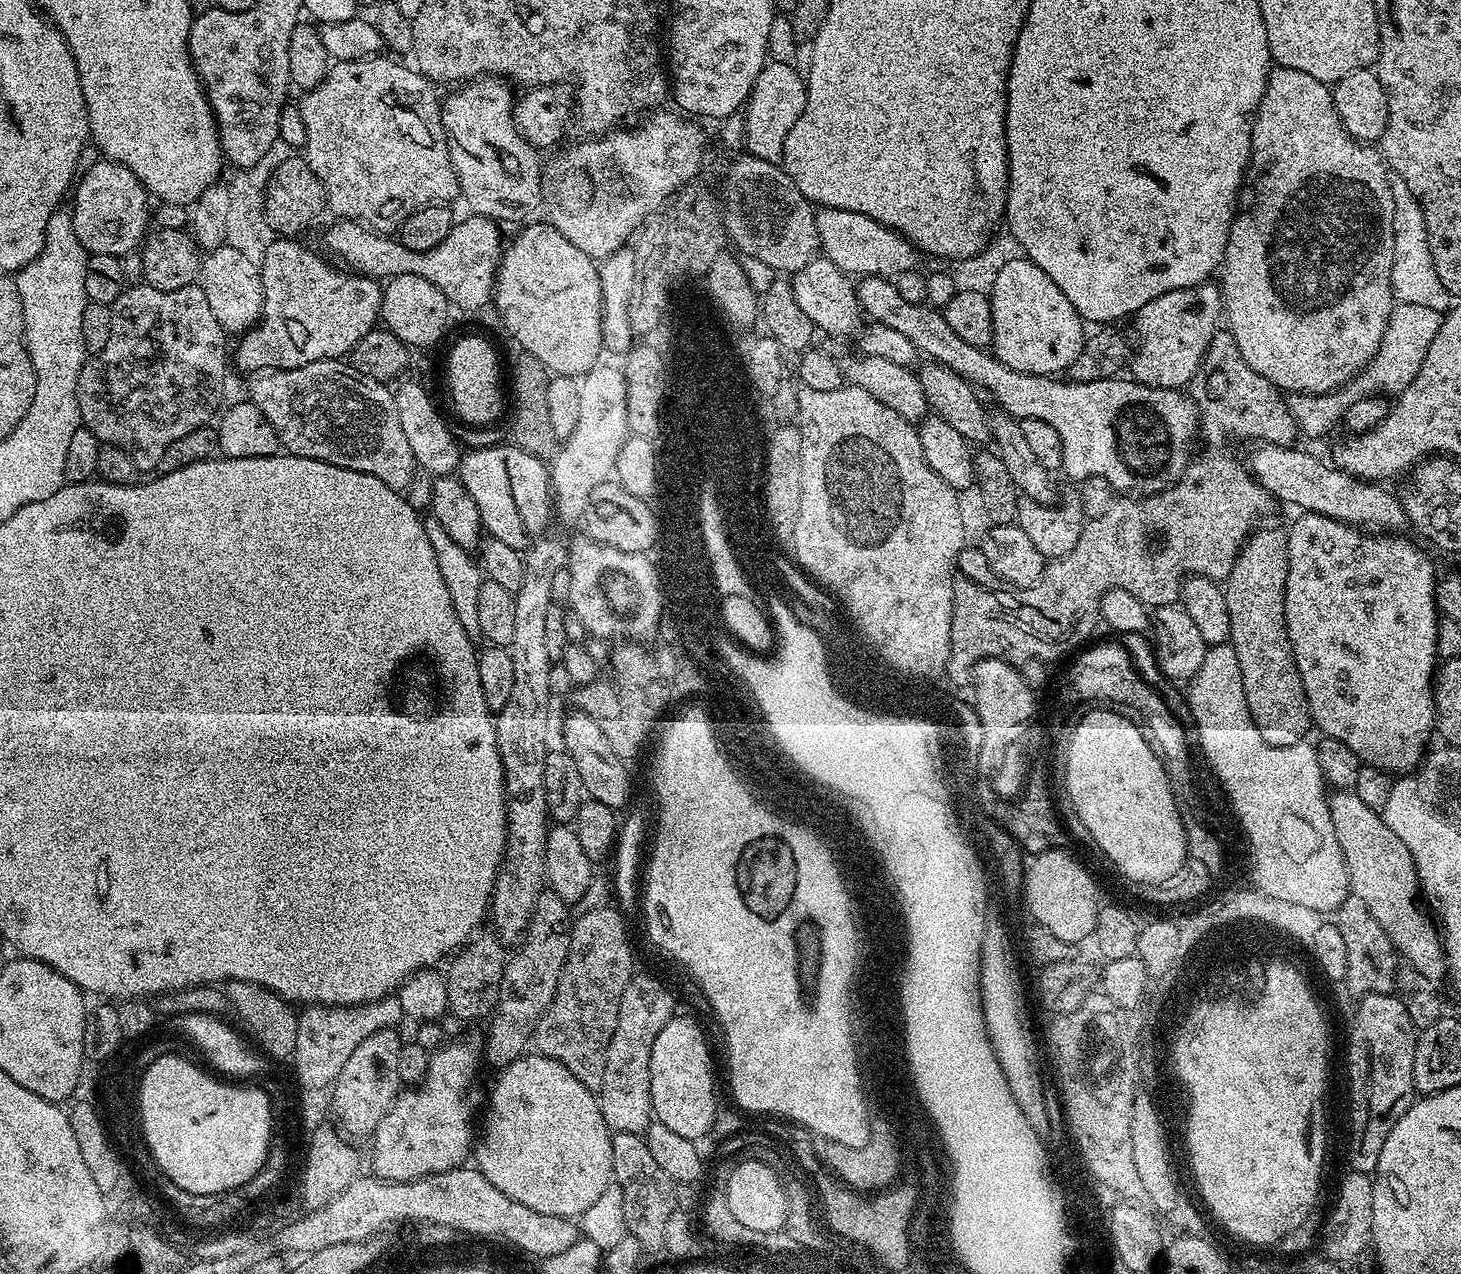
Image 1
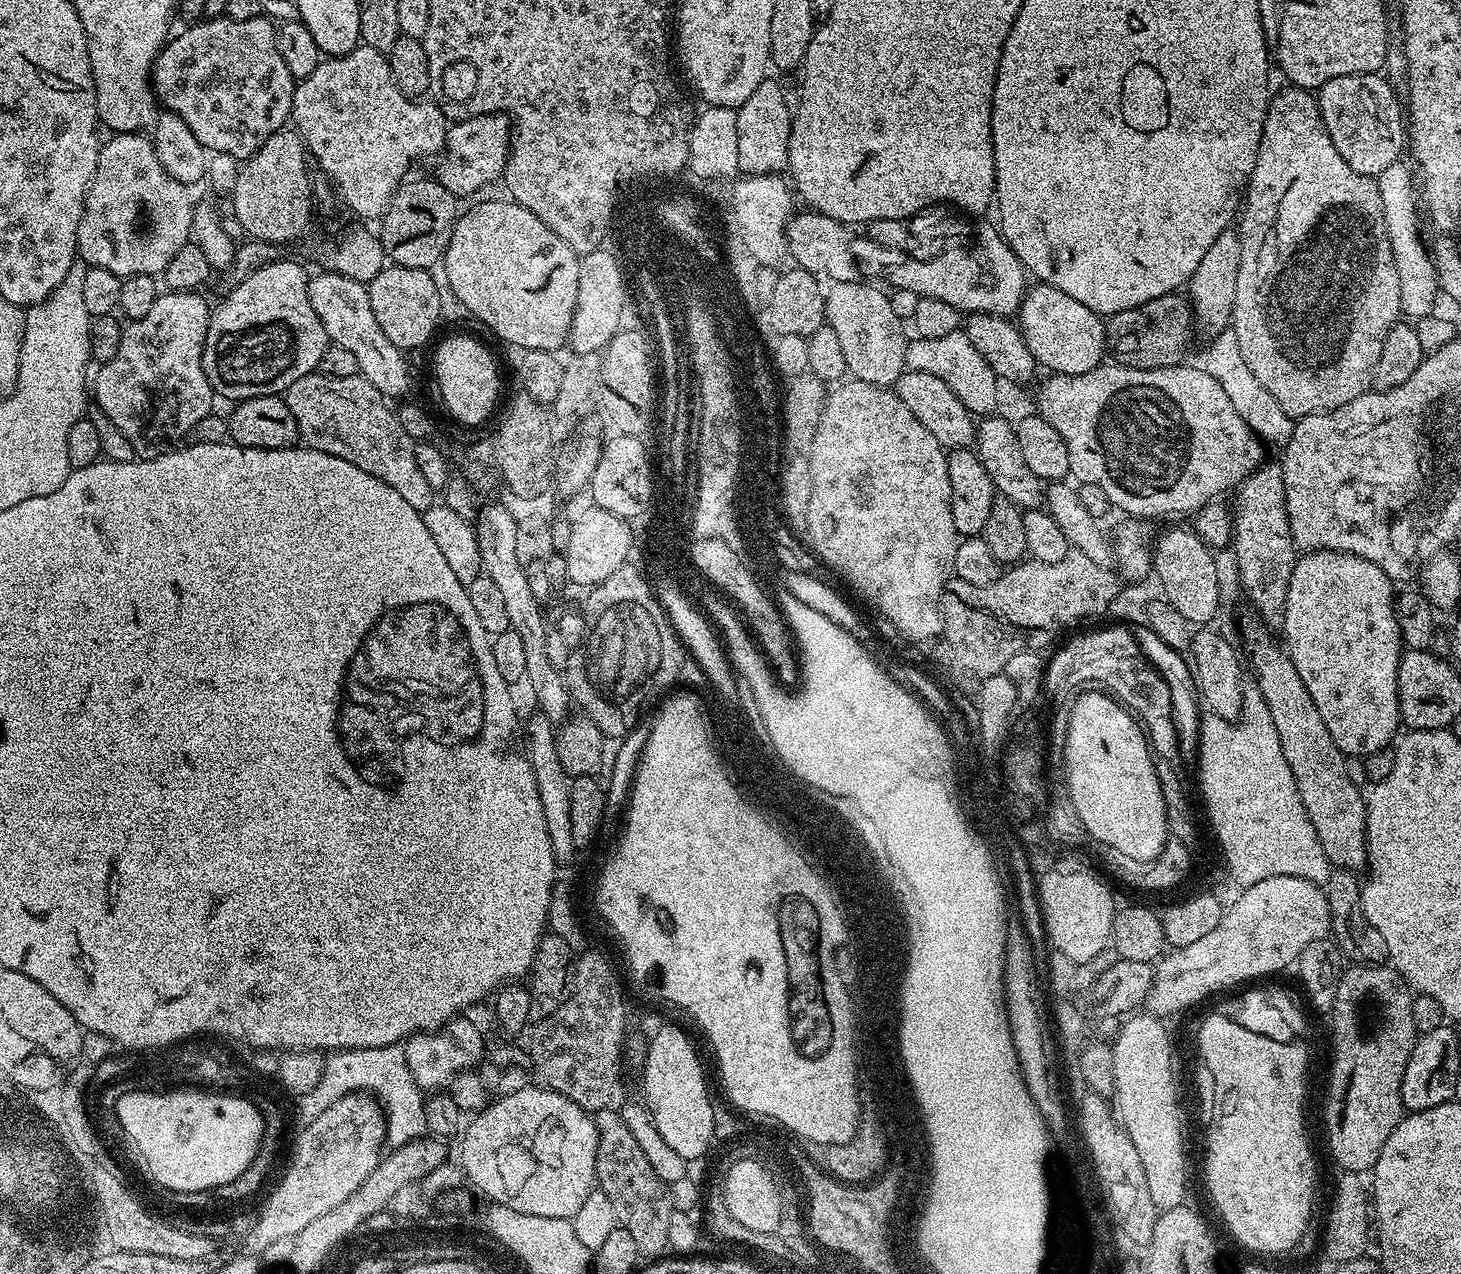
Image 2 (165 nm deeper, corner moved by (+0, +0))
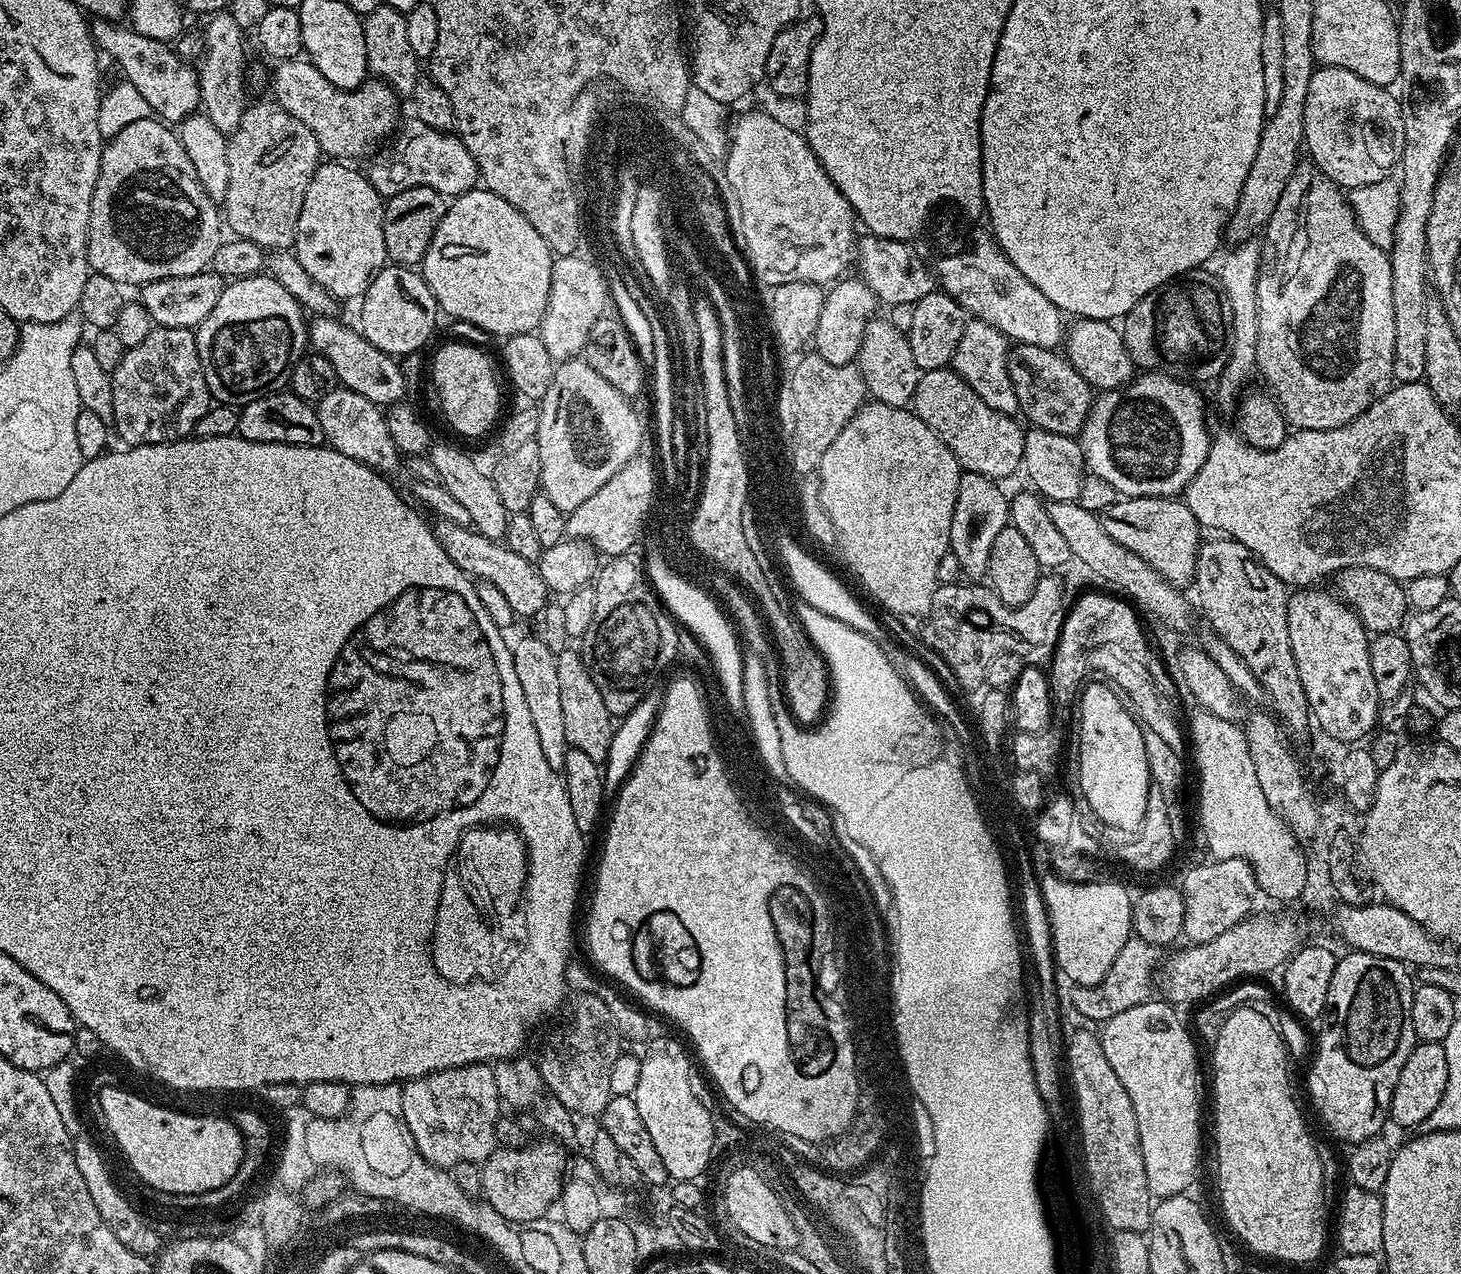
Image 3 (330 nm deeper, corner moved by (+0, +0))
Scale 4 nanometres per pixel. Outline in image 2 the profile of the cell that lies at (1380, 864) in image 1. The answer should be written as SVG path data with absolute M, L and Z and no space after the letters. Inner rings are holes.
M1255 614L1238 624L1238 632L1244 635L1244 648L1248 651L1248 660L1256 671L1254 682L1258 690L1262 690L1262 698L1266 698L1266 706L1270 706L1270 718L1274 718L1274 730L1278 730L1278 742L1282 742L1282 754L1286 758L1286 766L1290 766L1290 774L1294 774L1294 782L1298 786L1298 794L1302 798L1302 806L1306 806L1306 814L1314 826L1314 834L1318 834L1318 842L1322 842L1322 850L1326 854L1329 865L1333 869L1363 869L1368 863L1368 839L1366 838L1366 814L1368 806L1361 785L1350 780L1347 773L1345 755L1330 738L1330 730L1326 730L1326 722L1322 722L1322 714L1318 714L1318 706L1314 706L1314 698L1310 698L1310 690L1302 678L1298 678L1298 670L1294 670L1294 662L1288 657L1281 641L1268 633L1263 619Z

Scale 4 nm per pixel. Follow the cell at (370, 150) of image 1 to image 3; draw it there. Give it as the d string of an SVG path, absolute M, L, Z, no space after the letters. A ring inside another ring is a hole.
M307 58L281 60L273 68L276 68L272 72L275 103L308 127L318 138L325 157L340 162L347 161L347 156L367 157L379 140L387 141L397 131L401 97L383 80L369 78L357 88L339 88L334 82L326 82Z

